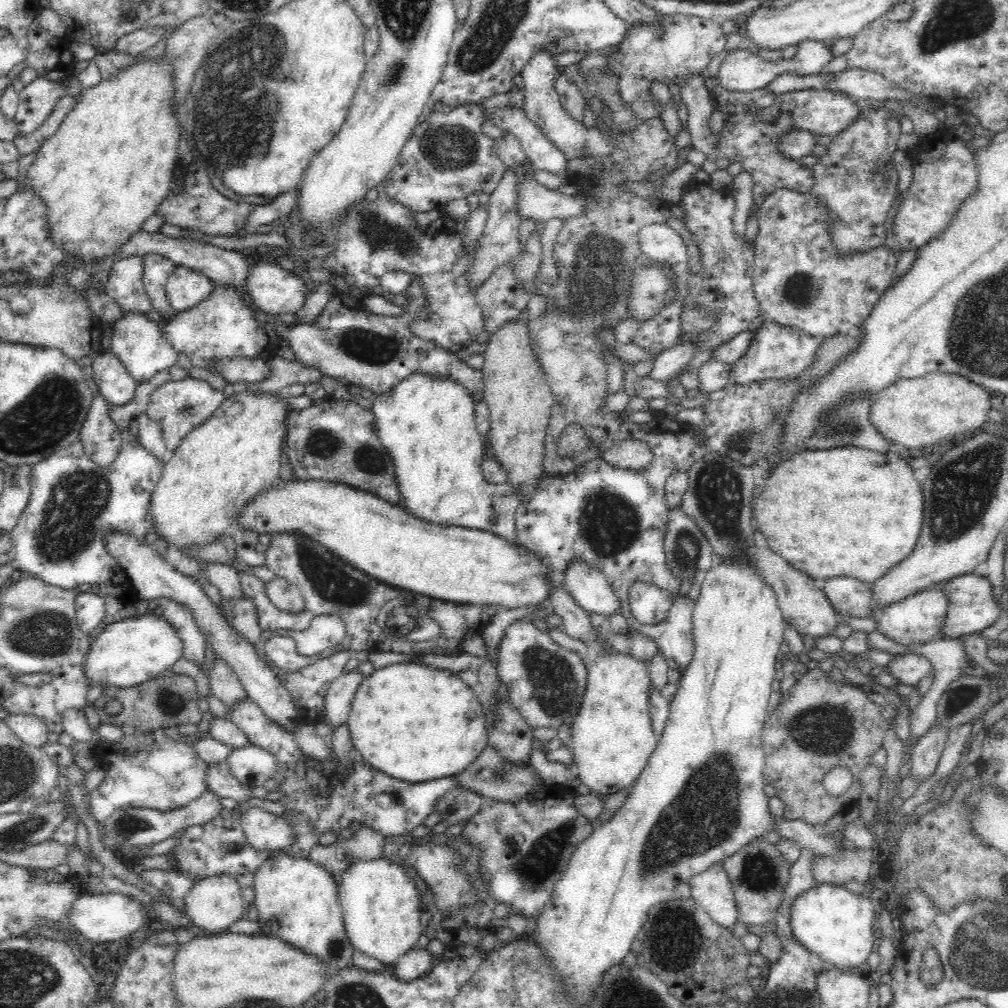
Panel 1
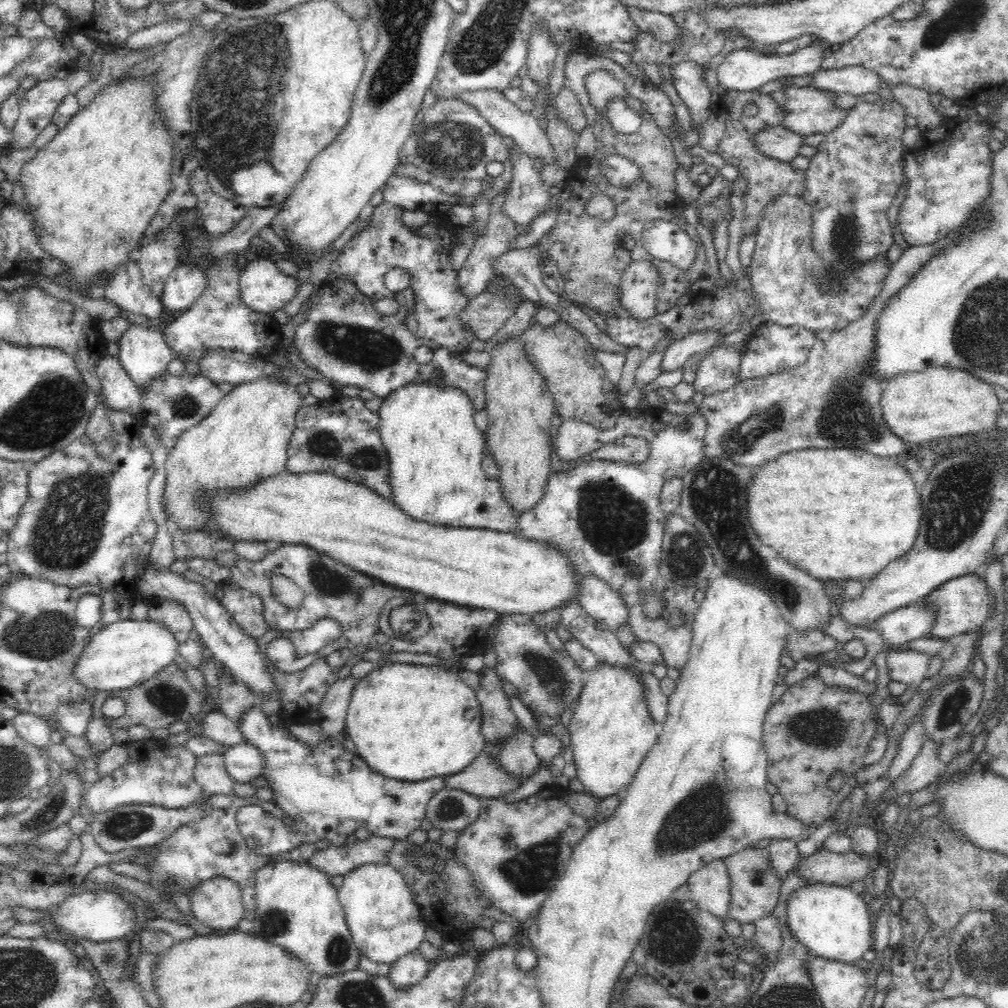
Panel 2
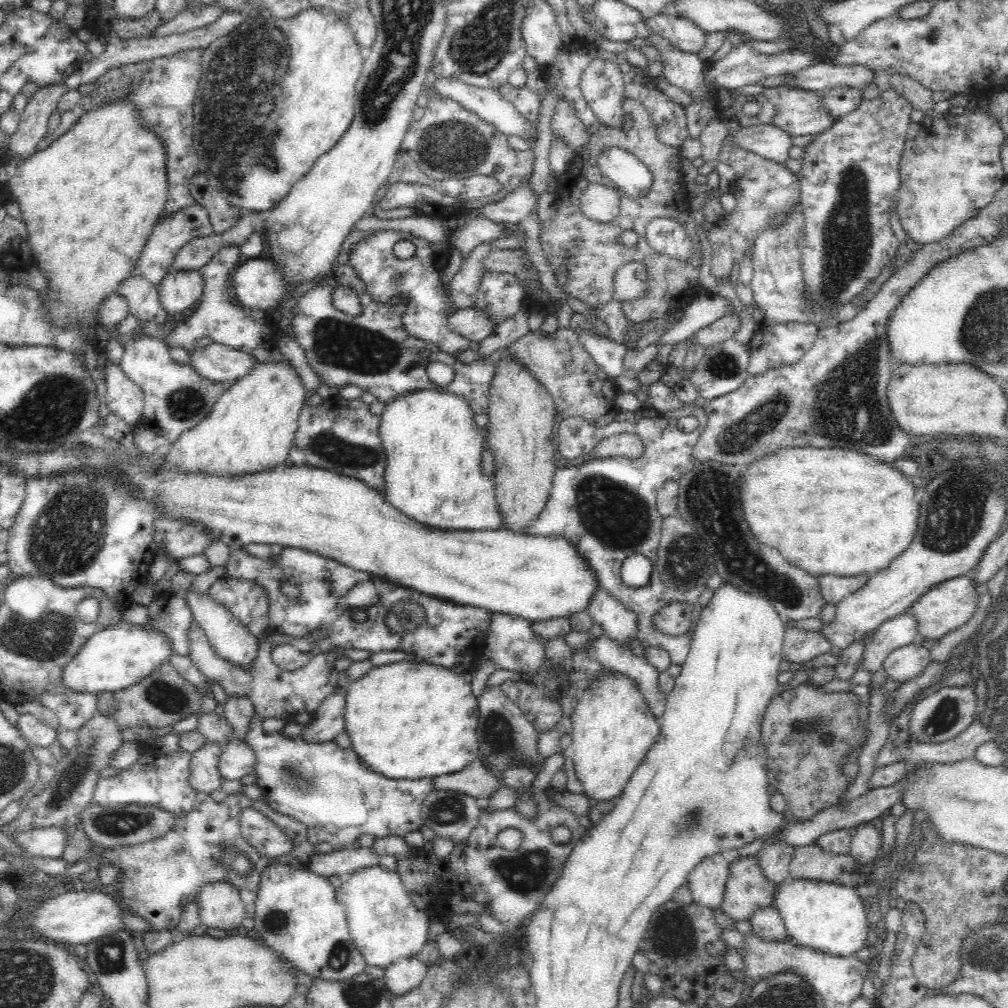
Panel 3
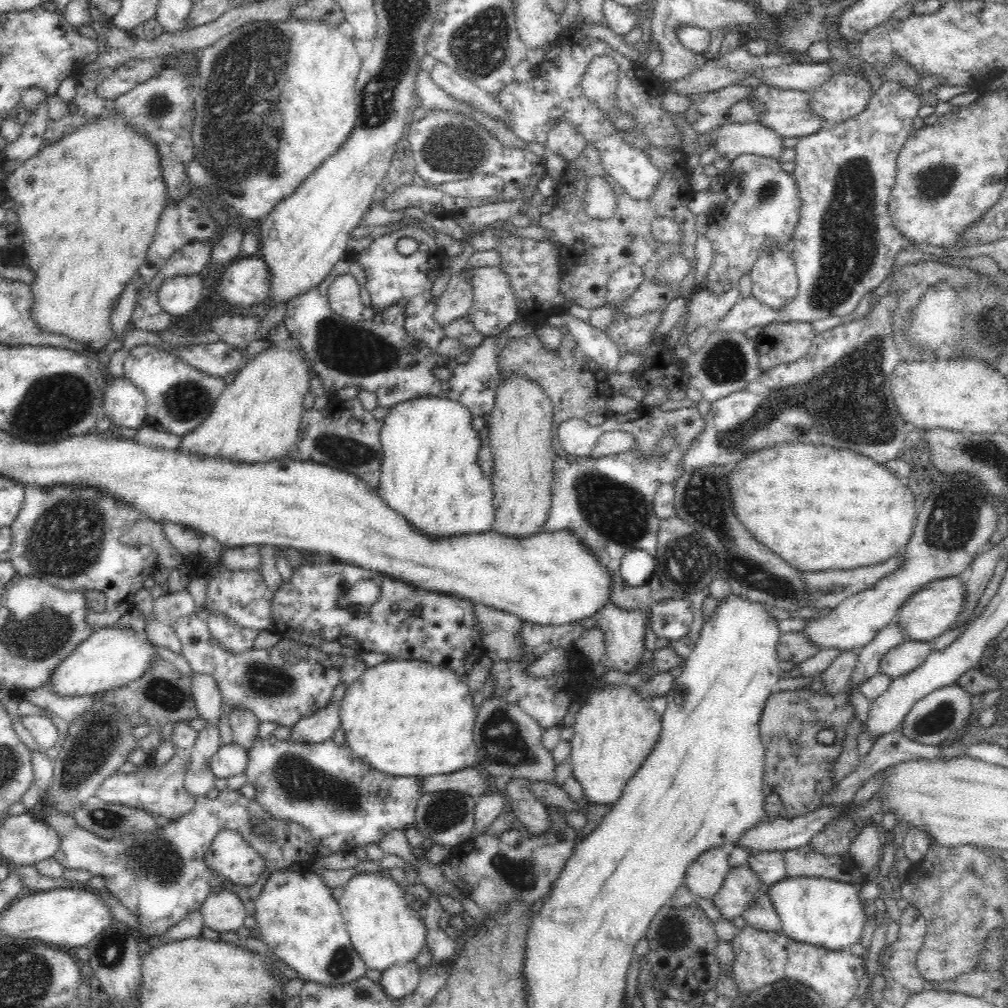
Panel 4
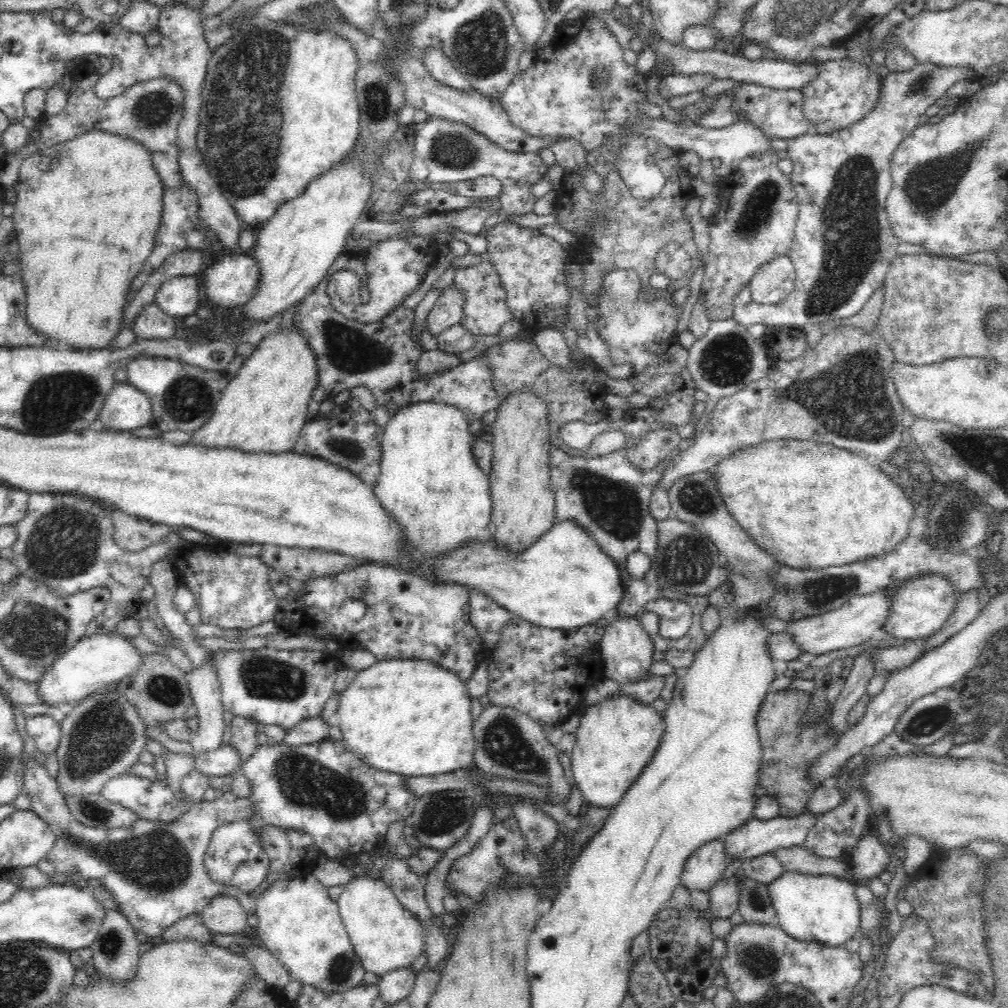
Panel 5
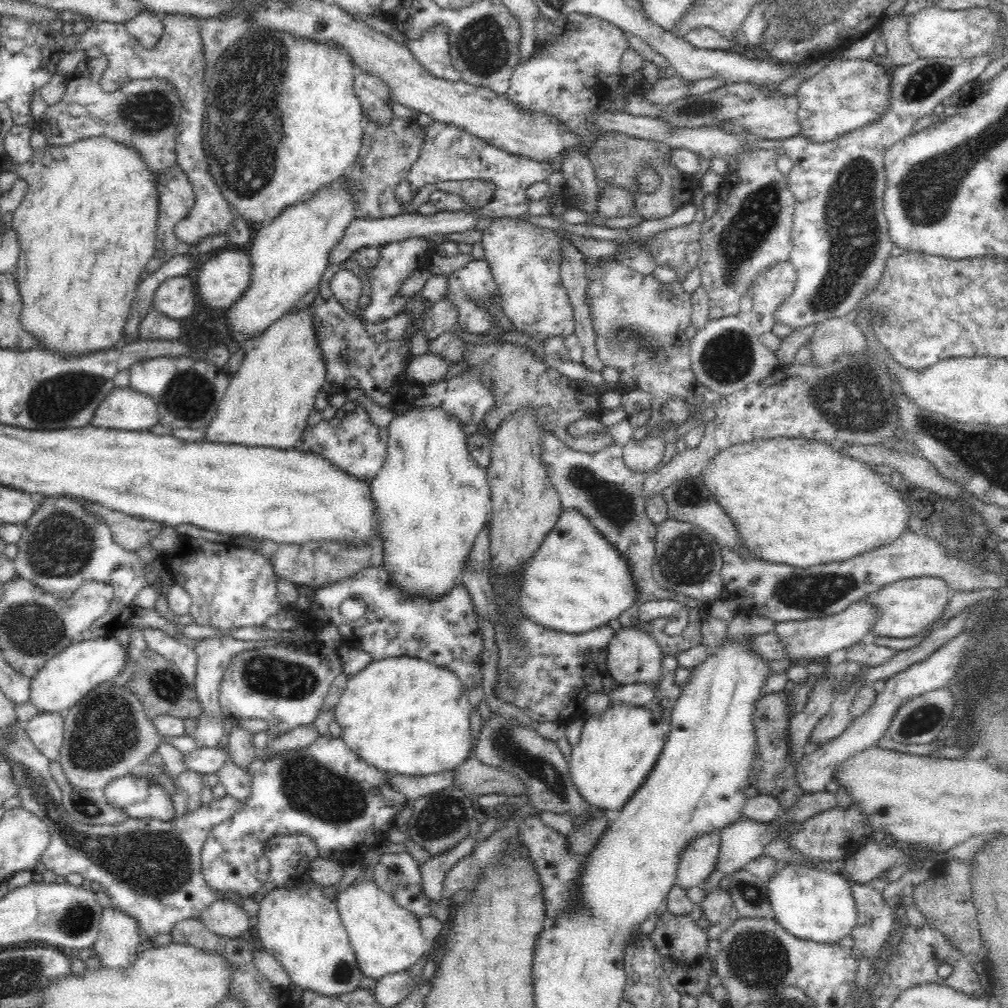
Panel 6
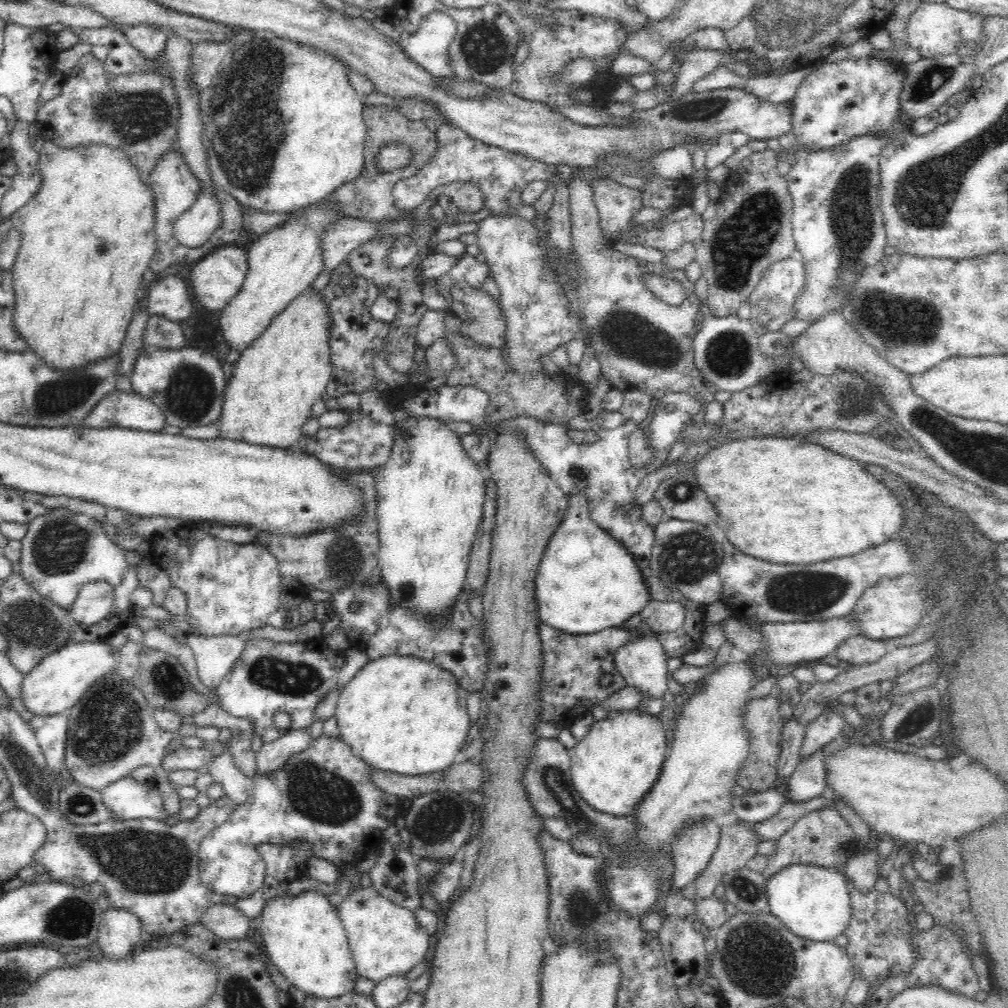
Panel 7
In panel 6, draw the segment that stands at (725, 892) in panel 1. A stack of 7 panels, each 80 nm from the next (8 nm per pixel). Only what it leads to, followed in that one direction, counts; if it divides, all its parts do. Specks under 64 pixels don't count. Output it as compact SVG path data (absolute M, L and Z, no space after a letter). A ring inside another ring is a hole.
M720 831L695 838L681 852L675 885L682 888L700 887L716 872L721 845Z

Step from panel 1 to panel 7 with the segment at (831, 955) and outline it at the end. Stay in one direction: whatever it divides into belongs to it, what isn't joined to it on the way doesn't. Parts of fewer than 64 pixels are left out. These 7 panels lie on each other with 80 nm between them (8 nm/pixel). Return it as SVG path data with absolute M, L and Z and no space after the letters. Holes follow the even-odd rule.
M790 864L767 880L770 912L788 930L810 941L830 942L842 935L851 919L850 883L840 868Z

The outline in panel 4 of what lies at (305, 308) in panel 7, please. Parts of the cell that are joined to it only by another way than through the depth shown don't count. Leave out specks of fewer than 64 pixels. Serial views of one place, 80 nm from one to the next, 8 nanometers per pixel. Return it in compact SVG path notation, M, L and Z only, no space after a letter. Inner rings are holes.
M270 346L246 362L234 382L220 393L204 422L181 436L176 451L252 464L286 457L300 432L302 400L310 390L308 368L302 347Z

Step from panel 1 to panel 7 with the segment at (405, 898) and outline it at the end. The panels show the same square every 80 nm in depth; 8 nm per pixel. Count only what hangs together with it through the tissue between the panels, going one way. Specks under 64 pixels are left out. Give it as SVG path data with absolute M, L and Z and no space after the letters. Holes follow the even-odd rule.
M361 886L361 888L352 891L346 889L342 902L337 905L337 911L343 927L346 929L357 973L362 978L368 978L368 980L377 983L389 976L407 976L409 970L412 970L415 964L423 960L426 952L428 952L430 936L418 924L415 914L411 910L398 906L391 900L380 896L372 886Z

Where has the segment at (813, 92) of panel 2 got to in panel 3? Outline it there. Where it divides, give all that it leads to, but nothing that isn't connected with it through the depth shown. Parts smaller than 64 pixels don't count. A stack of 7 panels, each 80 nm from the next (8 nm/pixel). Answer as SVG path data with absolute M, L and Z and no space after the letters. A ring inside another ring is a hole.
M790 84L768 87L763 94L778 109L772 124L788 132L792 138L822 134L838 120L822 109L821 92L796 88Z

